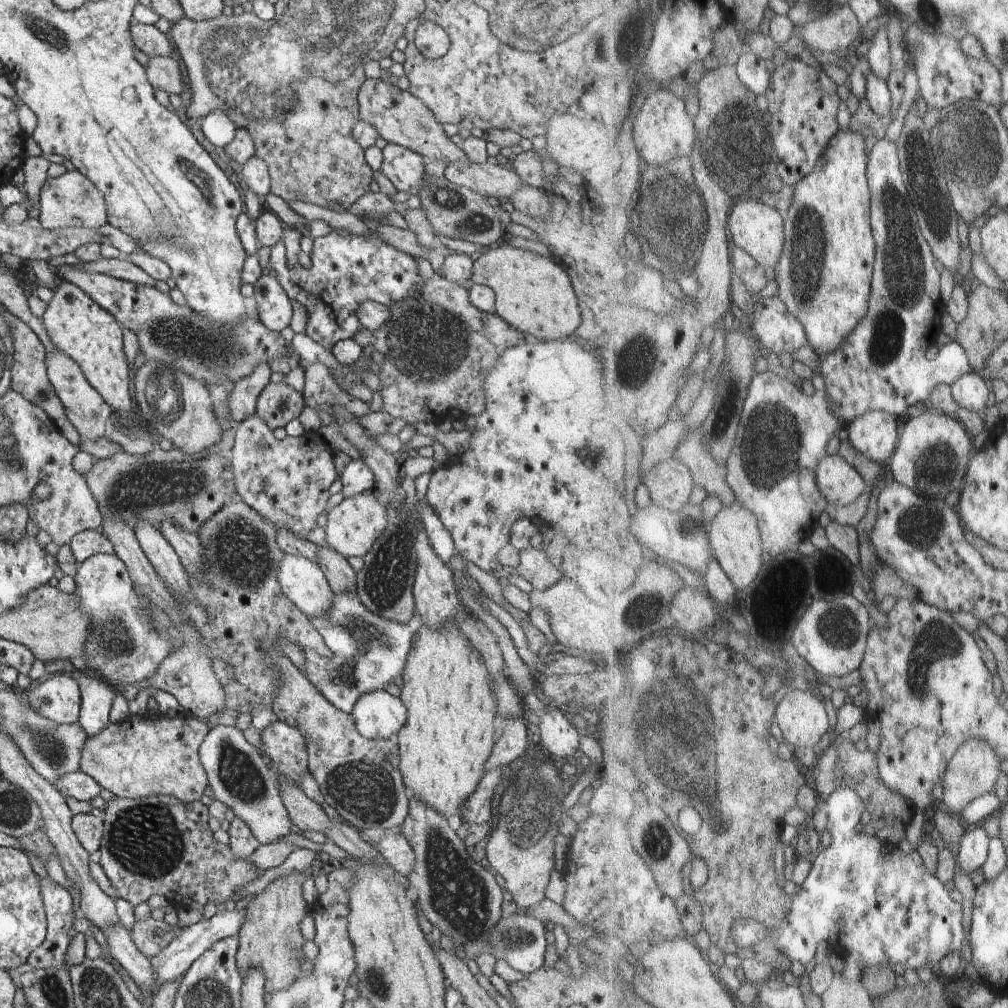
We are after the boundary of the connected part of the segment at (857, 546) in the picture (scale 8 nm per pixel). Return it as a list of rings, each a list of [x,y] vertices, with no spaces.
[[[833,521],[827,528],[831,545],[839,550],[860,567],[863,562],[862,540],[858,525],[846,525]]]

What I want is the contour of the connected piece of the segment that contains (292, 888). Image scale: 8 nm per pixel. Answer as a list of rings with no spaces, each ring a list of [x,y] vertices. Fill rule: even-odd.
[[[292,872],[274,880],[252,898],[245,908],[244,922],[240,926],[236,965],[242,977],[252,966],[262,968],[266,976],[267,996],[274,990],[292,986],[292,982],[296,982],[296,977],[302,973],[300,960],[305,957],[302,950],[305,939],[301,934],[301,924],[306,917],[307,903],[303,898],[306,875],[303,872]]]

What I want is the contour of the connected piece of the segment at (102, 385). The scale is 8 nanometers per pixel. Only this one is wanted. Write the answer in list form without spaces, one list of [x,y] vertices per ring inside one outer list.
[[[59,281],[54,296],[41,320],[55,349],[78,362],[90,386],[112,411],[126,414],[132,409],[130,397],[130,368],[124,354],[122,327],[112,314],[101,308],[72,282]]]

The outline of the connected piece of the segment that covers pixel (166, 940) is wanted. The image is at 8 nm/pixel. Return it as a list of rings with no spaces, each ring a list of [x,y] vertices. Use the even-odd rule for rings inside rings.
[[[152,917],[140,918],[132,928],[132,939],[140,953],[150,959],[163,952],[176,938],[176,927]]]

